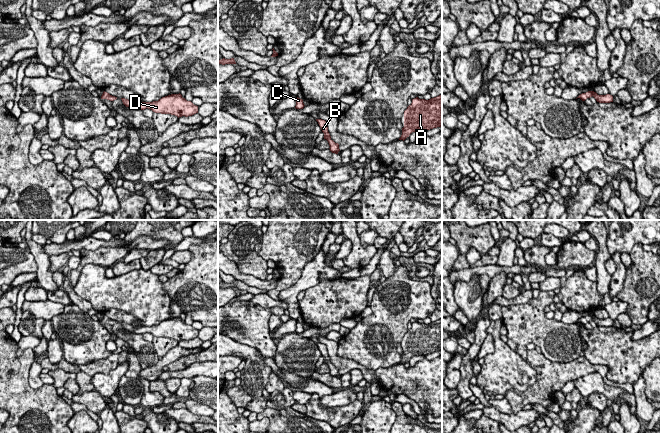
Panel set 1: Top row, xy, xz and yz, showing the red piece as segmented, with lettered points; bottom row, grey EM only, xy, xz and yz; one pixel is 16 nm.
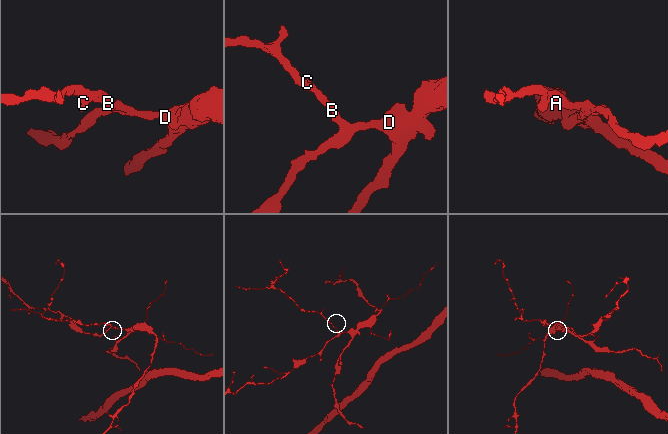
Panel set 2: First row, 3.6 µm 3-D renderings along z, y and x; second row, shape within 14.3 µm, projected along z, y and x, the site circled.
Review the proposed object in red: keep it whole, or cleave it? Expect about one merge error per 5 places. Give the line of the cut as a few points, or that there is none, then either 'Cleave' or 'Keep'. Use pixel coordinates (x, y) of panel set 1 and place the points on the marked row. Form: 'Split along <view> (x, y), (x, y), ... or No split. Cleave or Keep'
No split. Keep

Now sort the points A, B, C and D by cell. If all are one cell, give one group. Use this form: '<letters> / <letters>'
A B C D

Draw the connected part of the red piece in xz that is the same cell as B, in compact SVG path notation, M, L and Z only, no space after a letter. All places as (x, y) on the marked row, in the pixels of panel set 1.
M316 119L316 121L318 122L322 132L324 133L324 139L326 139L329 143L329 146L330 146L330 151L332 153L335 153L335 154L338 154L338 152L340 151L339 149L339 144L338 143L335 143L332 139L331 139L331 136L328 132L328 127L327 127L327 123L325 120L322 120L322 119Z

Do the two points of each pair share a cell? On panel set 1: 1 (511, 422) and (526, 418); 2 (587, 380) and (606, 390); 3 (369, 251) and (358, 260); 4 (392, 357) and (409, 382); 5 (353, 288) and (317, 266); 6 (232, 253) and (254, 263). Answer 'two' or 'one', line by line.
1: one
2: one
3: one
4: two
5: two
6: one

